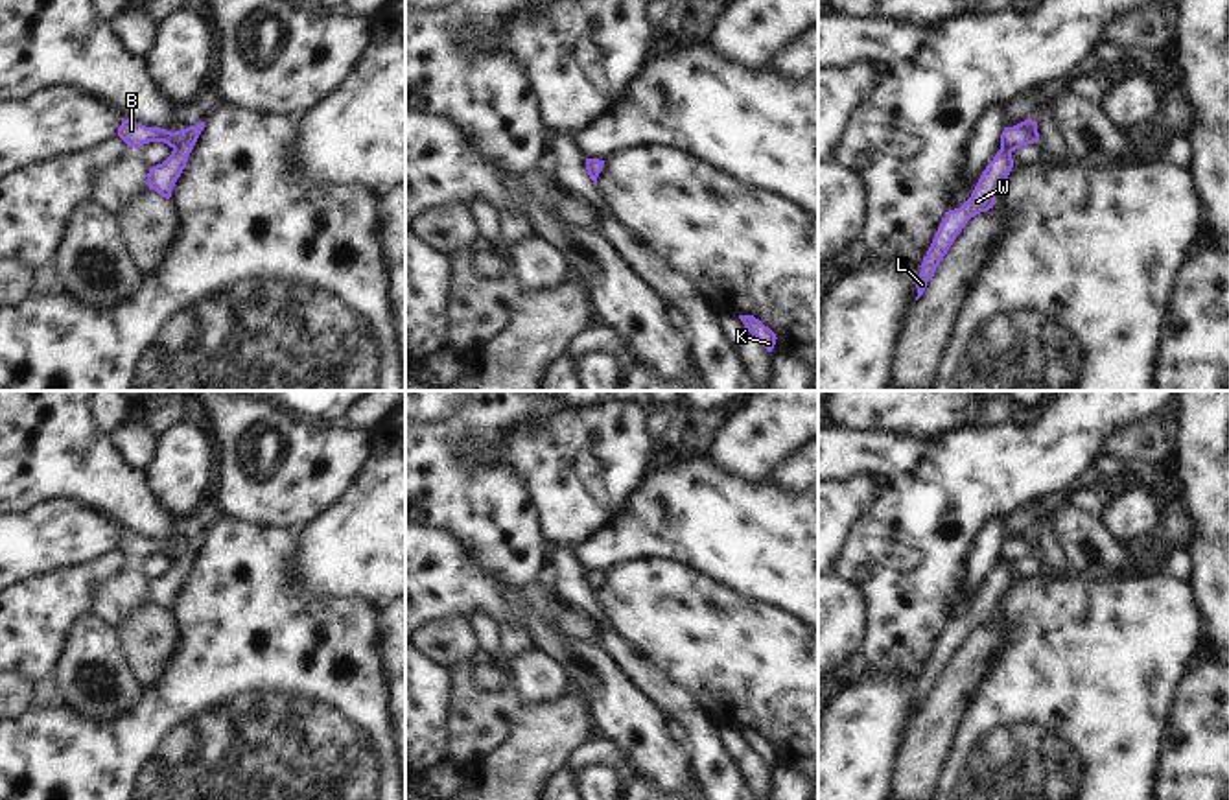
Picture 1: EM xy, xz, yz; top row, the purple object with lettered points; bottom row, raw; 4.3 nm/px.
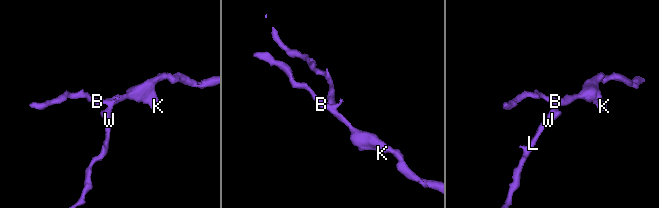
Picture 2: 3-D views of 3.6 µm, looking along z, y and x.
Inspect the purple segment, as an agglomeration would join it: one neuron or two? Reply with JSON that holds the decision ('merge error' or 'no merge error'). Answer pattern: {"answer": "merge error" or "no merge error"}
{"answer": "no merge error"}

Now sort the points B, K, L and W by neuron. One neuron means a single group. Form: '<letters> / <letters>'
B K L W

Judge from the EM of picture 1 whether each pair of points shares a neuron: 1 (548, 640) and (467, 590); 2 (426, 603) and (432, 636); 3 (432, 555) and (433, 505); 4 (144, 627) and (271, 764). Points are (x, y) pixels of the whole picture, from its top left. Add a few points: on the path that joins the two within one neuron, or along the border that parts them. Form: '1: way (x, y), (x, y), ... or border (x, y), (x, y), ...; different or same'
1: way (527, 620), (487, 592); same
2: border (467, 616), (437, 618), (424, 625); different
3: border (424, 524), (450, 531), (470, 552); different
4: border (170, 612), (177, 644), (166, 668), (144, 692); different

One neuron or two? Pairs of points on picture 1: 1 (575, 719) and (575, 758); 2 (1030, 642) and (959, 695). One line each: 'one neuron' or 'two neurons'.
1: two neurons
2: two neurons

